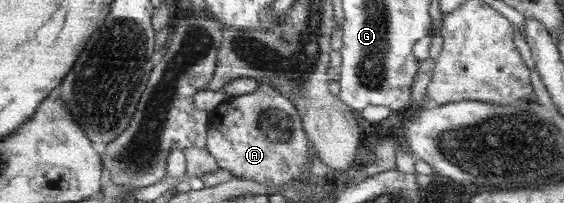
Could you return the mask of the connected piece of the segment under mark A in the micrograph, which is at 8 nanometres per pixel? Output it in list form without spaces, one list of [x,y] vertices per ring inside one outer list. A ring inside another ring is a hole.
[[[259,83],[259,87],[247,95],[228,97],[225,102],[217,103],[209,113],[206,148],[217,158],[220,167],[231,172],[233,177],[269,186],[288,184],[291,179],[313,171],[313,164],[309,163],[309,143],[312,141],[308,138],[296,104],[272,84]]]

